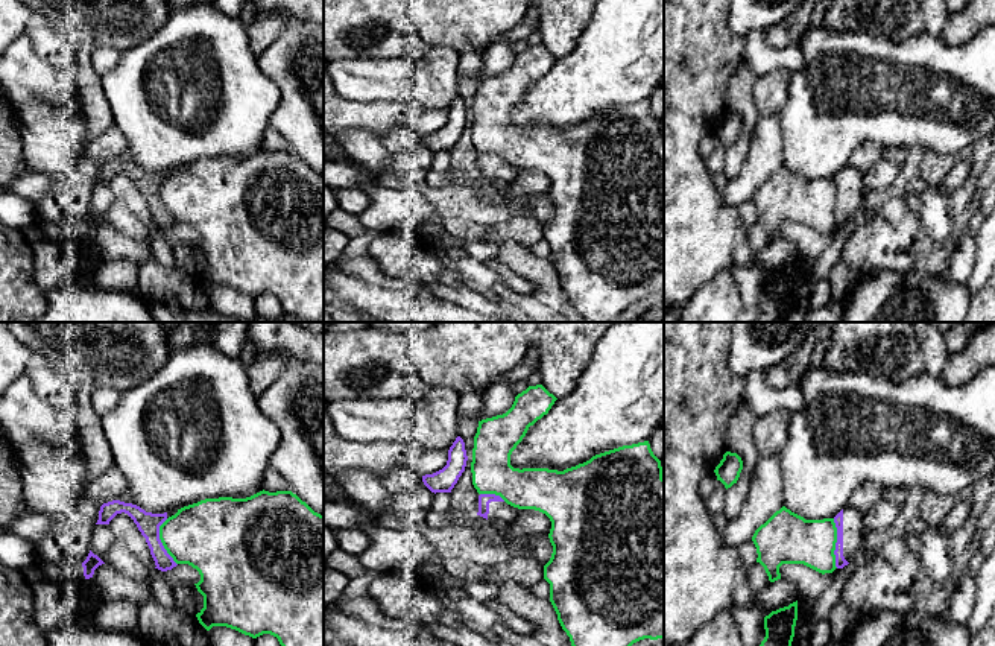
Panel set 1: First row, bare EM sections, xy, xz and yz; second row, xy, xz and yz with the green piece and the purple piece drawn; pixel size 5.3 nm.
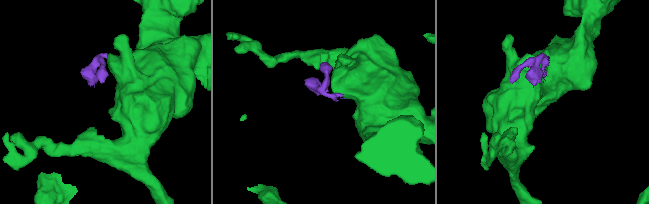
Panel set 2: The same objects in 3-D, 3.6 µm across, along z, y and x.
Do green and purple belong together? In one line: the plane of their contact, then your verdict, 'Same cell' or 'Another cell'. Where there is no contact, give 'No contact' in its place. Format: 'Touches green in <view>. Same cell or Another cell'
Touches green in yz. Another cell

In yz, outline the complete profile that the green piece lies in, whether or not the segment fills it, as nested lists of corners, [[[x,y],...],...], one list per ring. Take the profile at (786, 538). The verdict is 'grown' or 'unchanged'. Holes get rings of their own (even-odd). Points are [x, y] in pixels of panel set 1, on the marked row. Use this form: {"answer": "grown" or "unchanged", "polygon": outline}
{"answer": "unchanged", "polygon": [[[782,506],[755,530],[752,541],[770,582],[781,579],[782,564],[804,564],[822,575],[837,568],[834,518],[805,520]]]}

